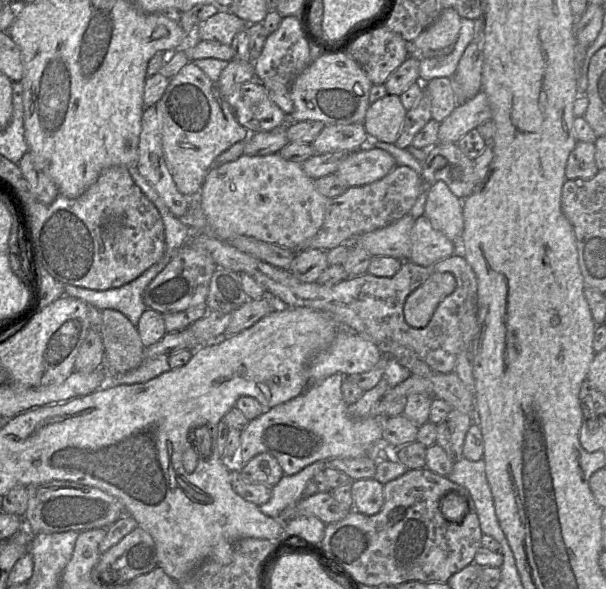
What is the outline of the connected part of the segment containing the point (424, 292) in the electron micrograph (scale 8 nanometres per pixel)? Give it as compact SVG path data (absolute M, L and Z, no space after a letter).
M433 273L407 297L404 304L406 322L414 328L425 327L439 303L455 288L456 281L451 273Z

